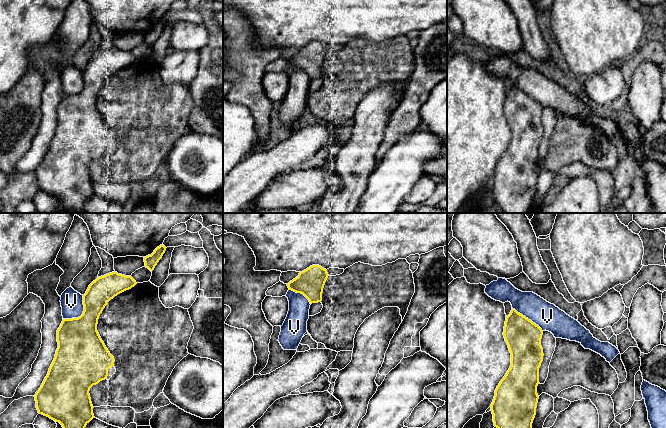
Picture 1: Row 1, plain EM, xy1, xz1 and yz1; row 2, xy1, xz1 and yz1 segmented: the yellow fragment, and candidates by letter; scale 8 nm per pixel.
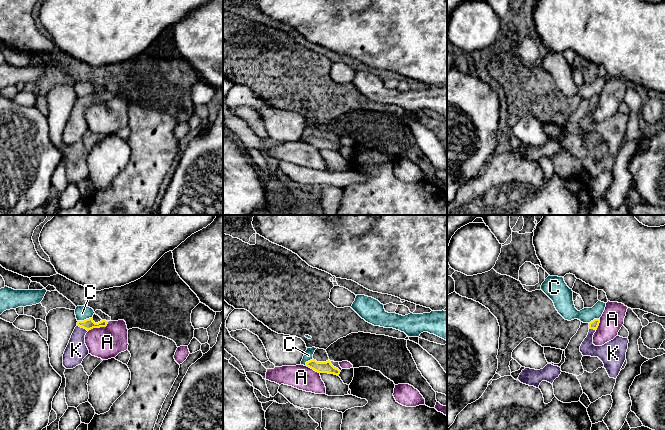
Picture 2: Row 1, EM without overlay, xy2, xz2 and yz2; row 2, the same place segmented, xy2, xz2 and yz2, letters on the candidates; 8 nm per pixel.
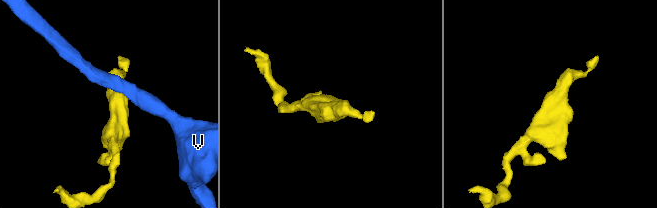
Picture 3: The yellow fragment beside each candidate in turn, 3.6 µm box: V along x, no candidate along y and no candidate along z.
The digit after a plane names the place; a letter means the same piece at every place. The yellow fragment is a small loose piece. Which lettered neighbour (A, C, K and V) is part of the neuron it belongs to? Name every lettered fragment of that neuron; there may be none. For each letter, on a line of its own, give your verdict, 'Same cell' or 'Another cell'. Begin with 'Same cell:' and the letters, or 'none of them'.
Same cell: K
A: Another cell
C: Another cell
K: Same cell
V: Another cell

